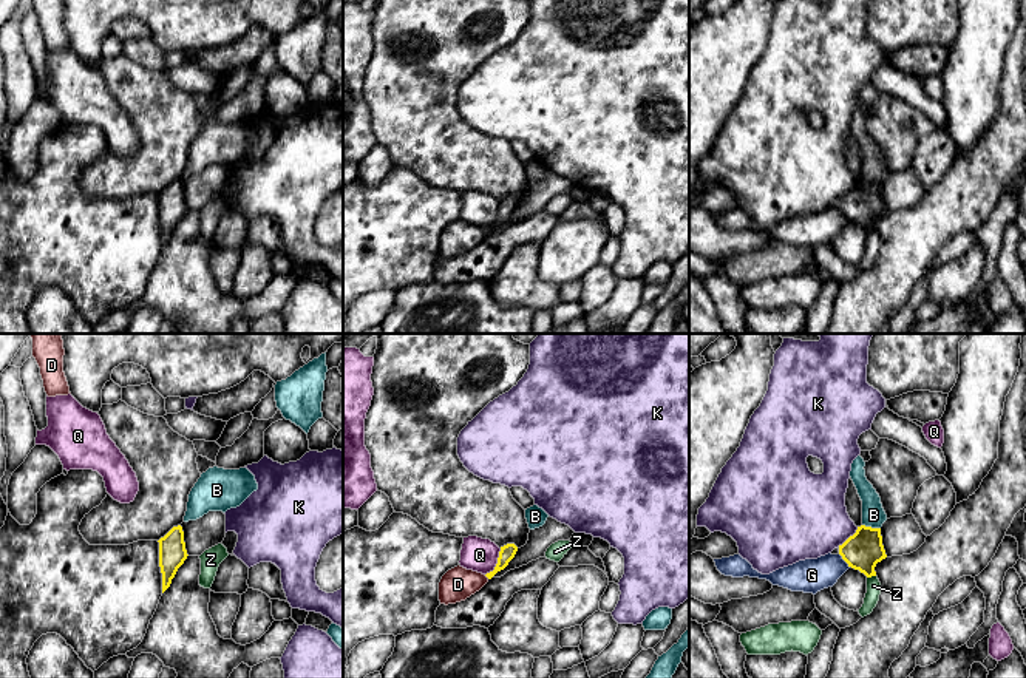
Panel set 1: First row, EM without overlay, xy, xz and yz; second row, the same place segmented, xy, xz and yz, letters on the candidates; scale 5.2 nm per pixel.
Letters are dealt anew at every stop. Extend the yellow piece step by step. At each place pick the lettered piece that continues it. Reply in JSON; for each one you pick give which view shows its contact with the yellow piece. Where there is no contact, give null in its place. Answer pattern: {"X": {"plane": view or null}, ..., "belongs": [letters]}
{"belongs": []}

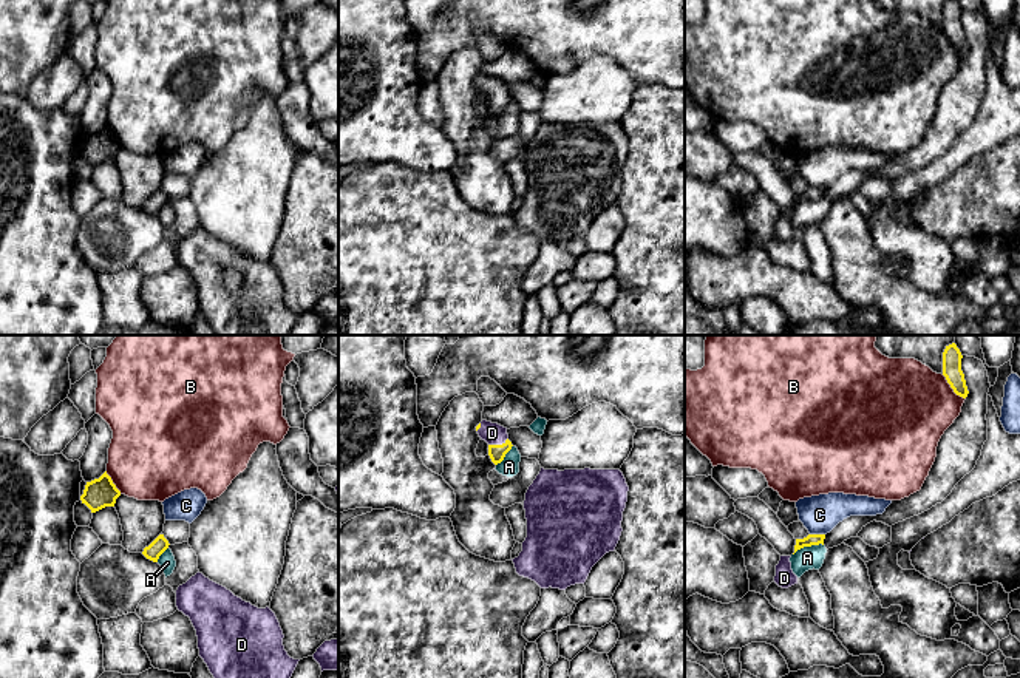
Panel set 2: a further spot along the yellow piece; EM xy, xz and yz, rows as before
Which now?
{"D": {"plane": "xz"}, "belongs": ["D"]}

